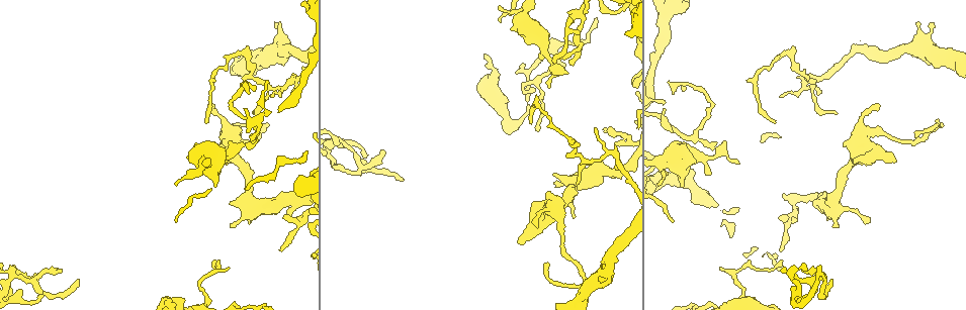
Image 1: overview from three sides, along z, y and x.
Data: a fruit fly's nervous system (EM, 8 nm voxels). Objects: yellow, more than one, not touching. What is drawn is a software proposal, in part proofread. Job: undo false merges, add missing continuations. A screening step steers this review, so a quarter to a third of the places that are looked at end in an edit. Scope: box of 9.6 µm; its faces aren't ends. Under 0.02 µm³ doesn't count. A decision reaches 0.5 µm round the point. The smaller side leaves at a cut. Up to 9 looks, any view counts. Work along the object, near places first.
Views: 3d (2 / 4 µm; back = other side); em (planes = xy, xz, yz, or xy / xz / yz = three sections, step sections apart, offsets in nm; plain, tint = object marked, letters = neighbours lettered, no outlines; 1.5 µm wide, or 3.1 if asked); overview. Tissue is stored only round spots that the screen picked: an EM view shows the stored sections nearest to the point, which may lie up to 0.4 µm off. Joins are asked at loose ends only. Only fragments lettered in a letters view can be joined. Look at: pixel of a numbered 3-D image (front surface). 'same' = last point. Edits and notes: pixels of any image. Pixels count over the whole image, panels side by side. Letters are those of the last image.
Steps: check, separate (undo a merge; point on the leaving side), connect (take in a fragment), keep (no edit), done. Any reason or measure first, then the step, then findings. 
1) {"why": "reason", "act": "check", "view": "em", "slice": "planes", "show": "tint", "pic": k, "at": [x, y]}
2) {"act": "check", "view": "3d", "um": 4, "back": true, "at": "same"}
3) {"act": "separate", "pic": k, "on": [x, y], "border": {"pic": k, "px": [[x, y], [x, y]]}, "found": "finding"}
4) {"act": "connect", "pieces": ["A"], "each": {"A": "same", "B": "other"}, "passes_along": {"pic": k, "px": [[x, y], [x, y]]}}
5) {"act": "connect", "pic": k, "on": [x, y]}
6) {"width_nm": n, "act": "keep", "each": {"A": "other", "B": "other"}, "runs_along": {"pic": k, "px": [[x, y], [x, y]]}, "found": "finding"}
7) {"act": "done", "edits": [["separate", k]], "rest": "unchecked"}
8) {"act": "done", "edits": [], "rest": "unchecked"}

{"why": "tapers out", "act": "check", "view": "3d", "um": 2, "pic": 1, "at": [401, 179]}

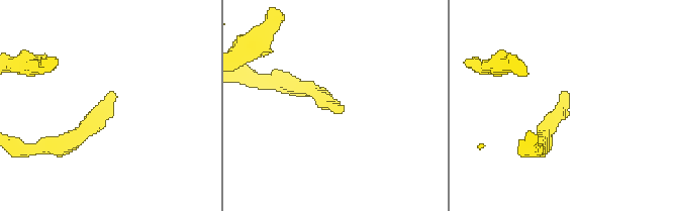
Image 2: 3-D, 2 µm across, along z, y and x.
{"why": "shape alone is not enough", "act": "check", "view": "em", "slice": "planes", "show": "letters", "pic": 2, "at": [116, 97]}

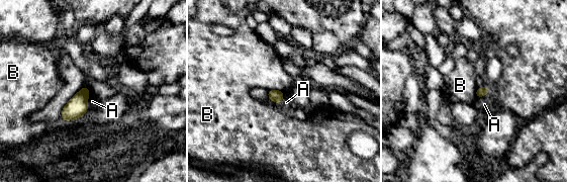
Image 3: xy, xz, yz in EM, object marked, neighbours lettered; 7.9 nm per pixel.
{"act": "keep", "each": {"A": "other", "B": "other"}, "found": "no lettered fragment goes on from it"}

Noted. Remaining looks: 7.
{"why": "an open end", "act": "check", "view": "em", "slice": "planes", "show": "letters", "pic": 1, "at": [519, 242]}

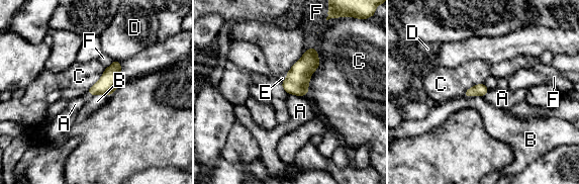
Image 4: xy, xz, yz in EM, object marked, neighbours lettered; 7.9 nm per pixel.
{"act": "connect", "pieces": ["E"], "each": {"A": "other", "B": "other", "C": "other", "D": "other", "E": "same", "F": "other"}, "passes_along": {"pic": 4, "px": [[111, 79], [89, 92], [86, 96]]}, "found": "it goes on there"}

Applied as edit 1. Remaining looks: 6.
{"act": "check", "view": "overview"}

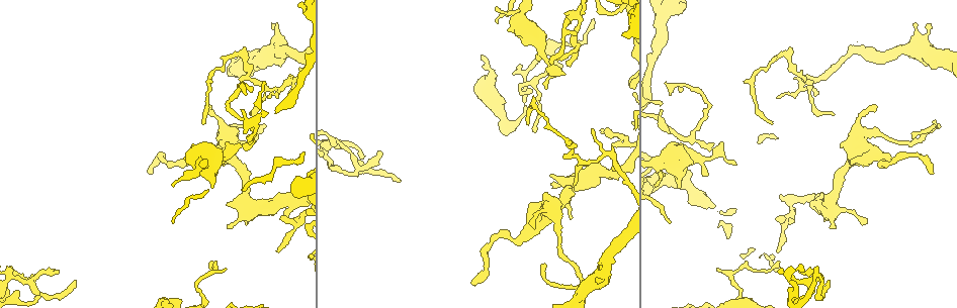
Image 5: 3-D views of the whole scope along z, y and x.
{"why": "abrupt turn", "act": "check", "view": "em", "slice": "planes", "show": "tint", "pic": 5, "at": [258, 131]}

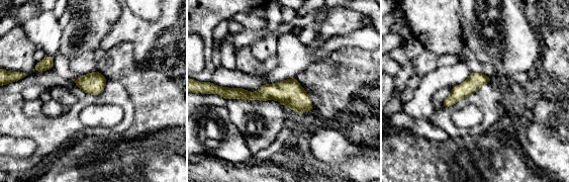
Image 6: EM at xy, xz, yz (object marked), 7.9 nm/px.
{"why": "what lies round it", "act": "check", "view": "em", "slice": "planes", "show": "letters", "at": "same"}

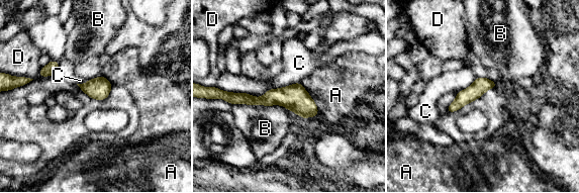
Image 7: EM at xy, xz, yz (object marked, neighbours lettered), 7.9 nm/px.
{"act": "keep", "each": {"A": "other", "B": "other", "C": "other", "D": "other"}, "border": {"pic": 7, "px": [[300, 82], [271, 89]]}, "found": "one neuron here"}

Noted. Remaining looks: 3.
{"act": "done", "edits": [["connect", 4]], "rest": "unchecked"}

